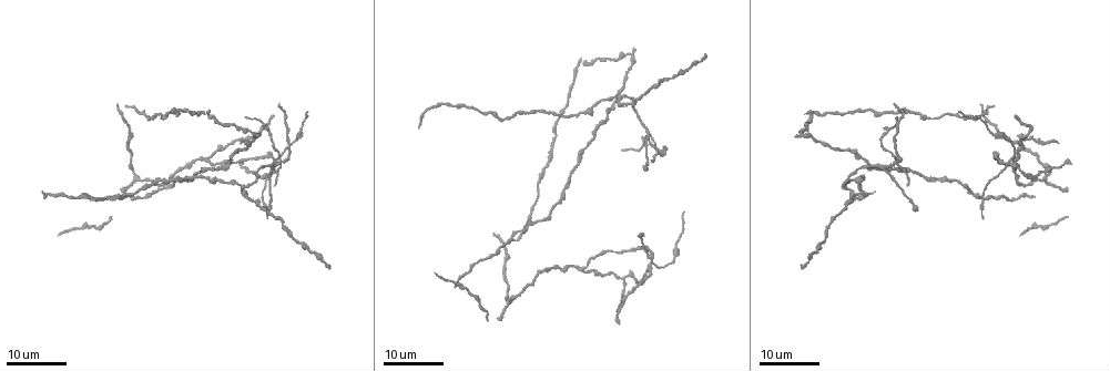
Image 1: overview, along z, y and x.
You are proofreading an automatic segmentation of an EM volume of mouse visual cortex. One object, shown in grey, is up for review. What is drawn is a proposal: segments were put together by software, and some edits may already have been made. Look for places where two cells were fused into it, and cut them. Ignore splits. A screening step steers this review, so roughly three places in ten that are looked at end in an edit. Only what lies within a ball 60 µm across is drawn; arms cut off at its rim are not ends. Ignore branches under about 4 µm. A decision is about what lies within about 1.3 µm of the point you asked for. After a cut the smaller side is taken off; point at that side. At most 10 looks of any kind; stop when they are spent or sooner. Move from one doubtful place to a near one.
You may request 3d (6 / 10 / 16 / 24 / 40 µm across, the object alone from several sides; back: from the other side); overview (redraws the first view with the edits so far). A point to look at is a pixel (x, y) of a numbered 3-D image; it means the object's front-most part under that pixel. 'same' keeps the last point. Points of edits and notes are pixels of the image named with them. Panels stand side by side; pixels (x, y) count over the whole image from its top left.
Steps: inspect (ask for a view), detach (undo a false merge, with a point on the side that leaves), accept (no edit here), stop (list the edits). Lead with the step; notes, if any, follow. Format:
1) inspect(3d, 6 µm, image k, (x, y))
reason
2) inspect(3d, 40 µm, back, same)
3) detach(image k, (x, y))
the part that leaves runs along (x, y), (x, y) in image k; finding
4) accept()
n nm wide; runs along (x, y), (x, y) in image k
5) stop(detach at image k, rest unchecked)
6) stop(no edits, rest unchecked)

inspect(3d, 16 µm, image 1, (581, 269))
a fork

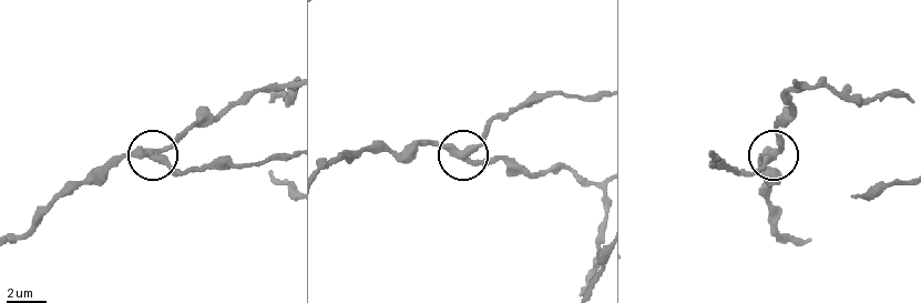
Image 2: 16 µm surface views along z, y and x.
inspect(3d, 6 µm, image 2, (472, 150))

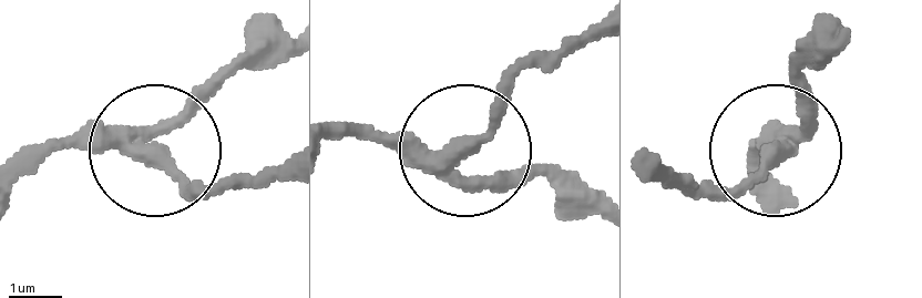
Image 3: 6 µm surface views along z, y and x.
accept()
3 arms; one cell here

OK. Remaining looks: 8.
inspect(3d, 24 µm, image 1, (649, 261))

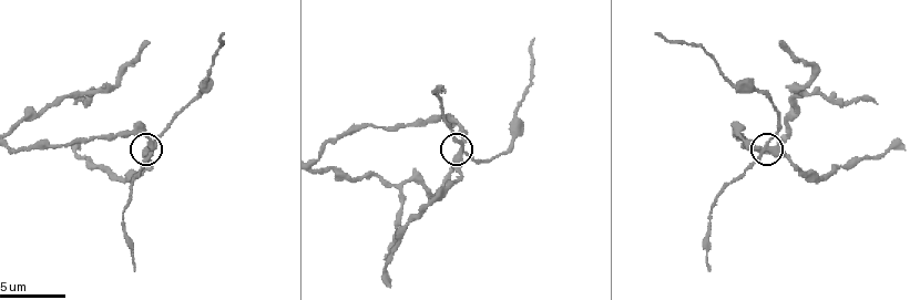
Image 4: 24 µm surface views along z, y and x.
inspect(3d, 10 µm, image 4, (769, 145))

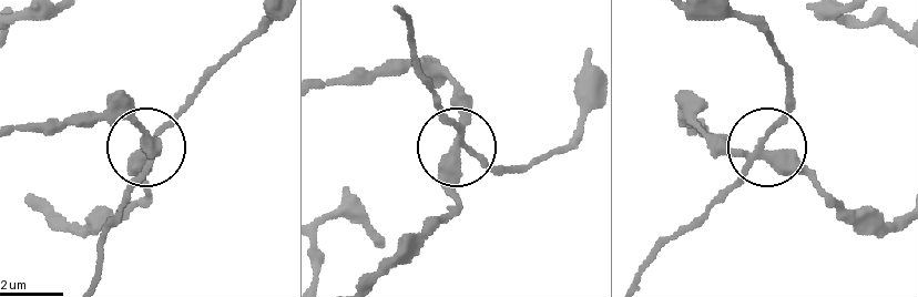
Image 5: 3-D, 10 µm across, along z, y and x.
detach(image 5, (175, 122))
4 arms; the part that leaves runs along (465, 133), (491, 165), (543, 160), (581, 125), (583, 61) in image 5; two cells meet here

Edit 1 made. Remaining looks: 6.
inspect(3d, 16 µm, image 1, (656, 150))
four-way junction

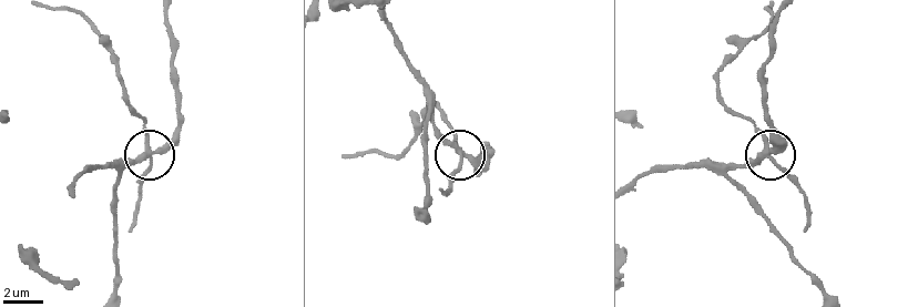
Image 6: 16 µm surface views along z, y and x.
inspect(3d, 6 µm, image 6, (459, 152))

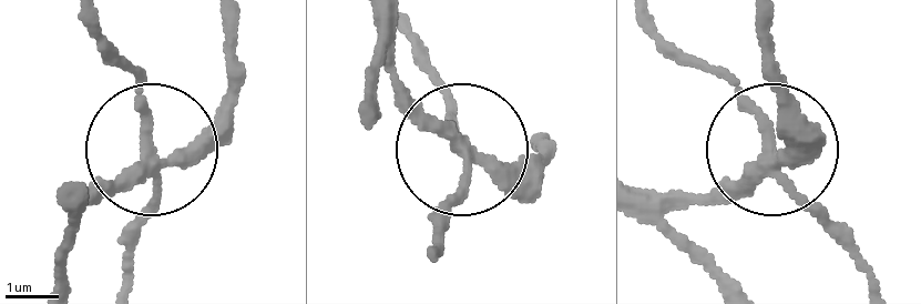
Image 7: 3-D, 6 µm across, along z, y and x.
inspect(3d, 6 µm, back, image 7, (459, 146))

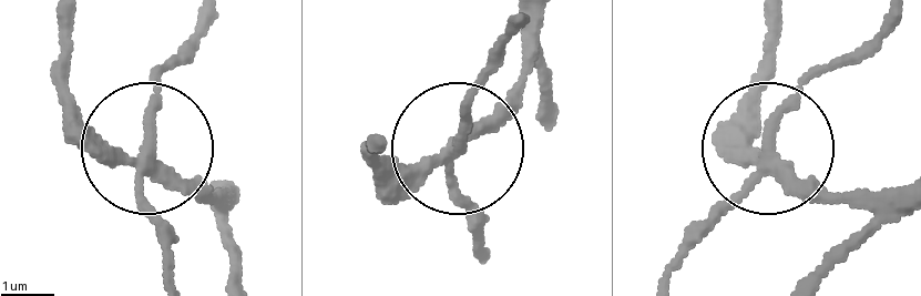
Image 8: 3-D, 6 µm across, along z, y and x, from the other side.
detach(image 8, (152, 221))
side arm 13 µm; 4 arms; two cells meet here

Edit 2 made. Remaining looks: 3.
inspect(3d, 24 µm, image 1, (645, 124))
sudden change in width

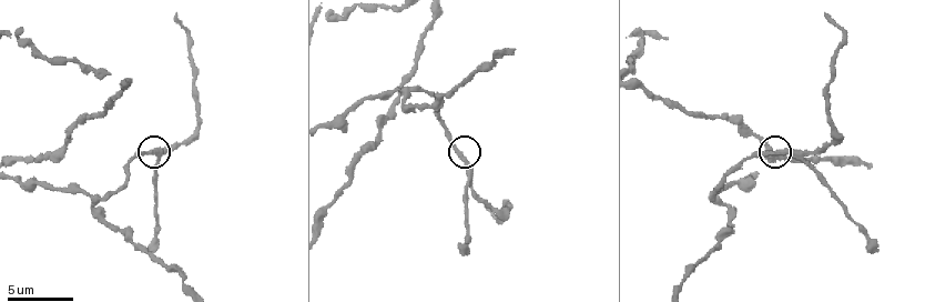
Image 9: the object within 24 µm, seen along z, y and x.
inspect(3d, 6 µm, image 9, (463, 157))

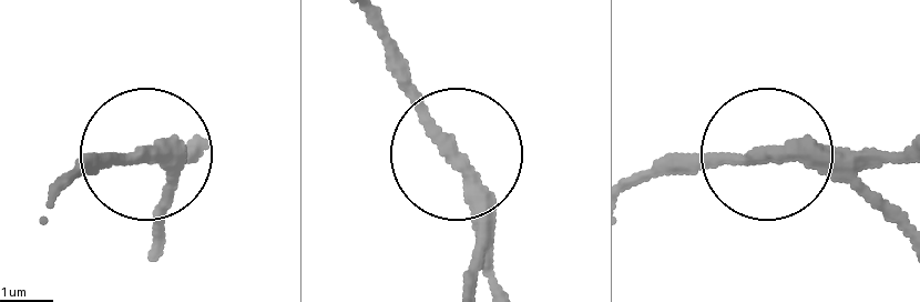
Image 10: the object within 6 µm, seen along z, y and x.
accept()
continuous, no second cell

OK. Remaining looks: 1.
inspect(3d, 16 µm, image 9, (31, 184))
two arms in line, one across

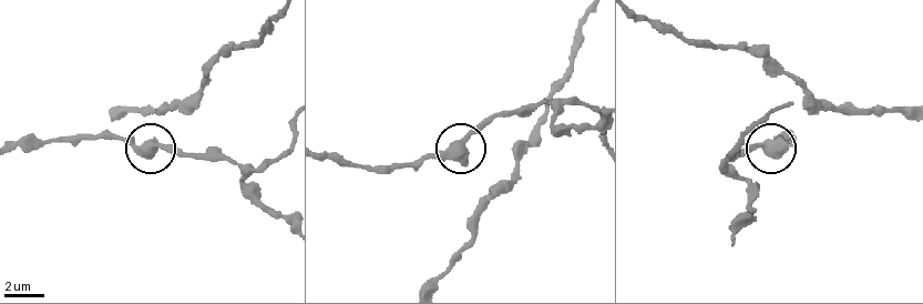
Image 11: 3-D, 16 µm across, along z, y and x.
accept()
side arm 32 µm; continuous, no second cell

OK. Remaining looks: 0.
stop(detach at image 5, detach at image 8, rest unchecked)

